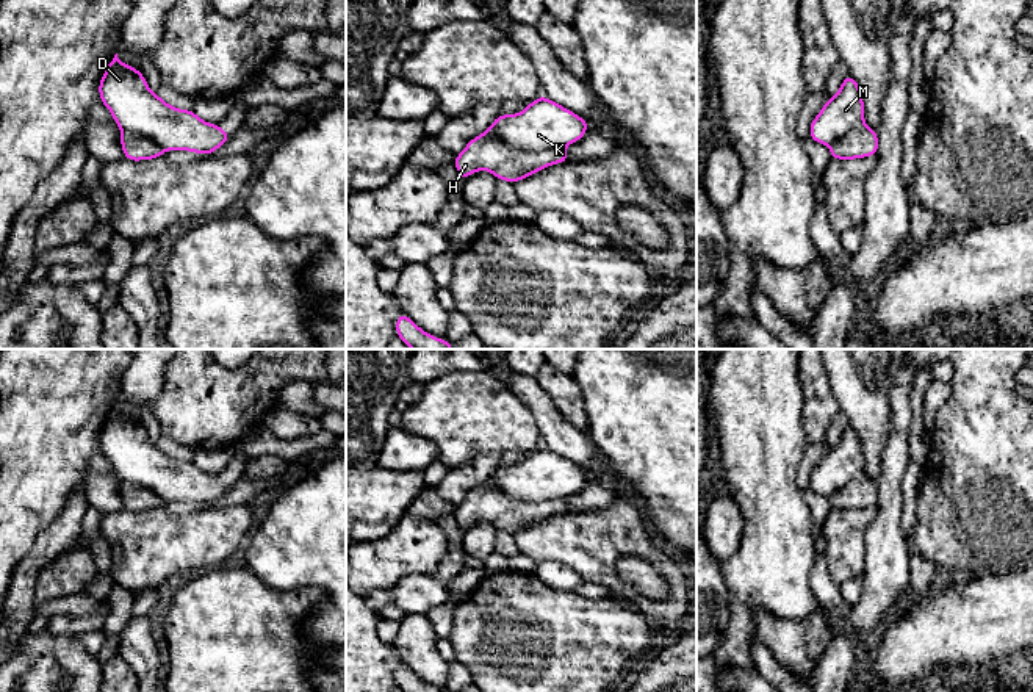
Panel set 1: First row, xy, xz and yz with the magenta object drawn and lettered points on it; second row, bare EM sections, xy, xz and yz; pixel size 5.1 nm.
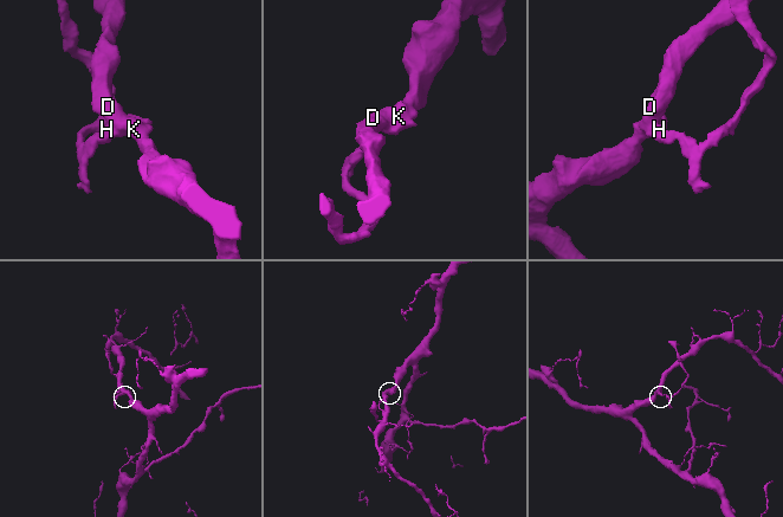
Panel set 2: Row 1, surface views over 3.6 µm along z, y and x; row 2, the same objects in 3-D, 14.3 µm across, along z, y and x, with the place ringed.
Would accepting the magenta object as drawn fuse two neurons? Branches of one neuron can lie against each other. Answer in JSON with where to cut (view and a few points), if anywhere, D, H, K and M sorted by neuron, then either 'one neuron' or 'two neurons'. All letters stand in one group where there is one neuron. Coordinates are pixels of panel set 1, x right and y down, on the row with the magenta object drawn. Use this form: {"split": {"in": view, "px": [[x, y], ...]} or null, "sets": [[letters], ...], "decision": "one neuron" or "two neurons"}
{"split": {"in": "xz", "px": [[490, 127], [514, 147], [564, 147]]}, "sets": [["D", "K", "M"], ["H"]], "decision": "two neurons"}

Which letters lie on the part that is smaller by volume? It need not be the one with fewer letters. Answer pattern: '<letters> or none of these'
H

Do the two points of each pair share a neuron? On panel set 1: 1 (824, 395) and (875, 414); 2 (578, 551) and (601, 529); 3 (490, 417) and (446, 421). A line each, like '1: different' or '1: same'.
1: different
2: same
3: same

